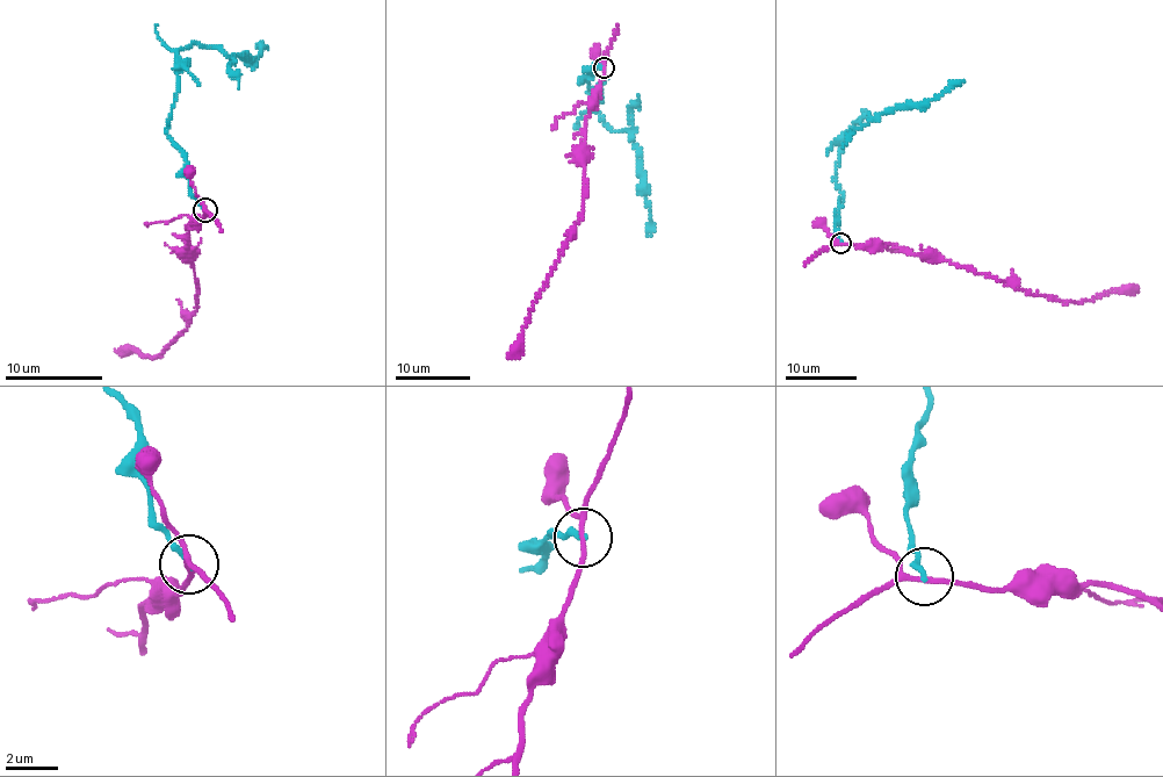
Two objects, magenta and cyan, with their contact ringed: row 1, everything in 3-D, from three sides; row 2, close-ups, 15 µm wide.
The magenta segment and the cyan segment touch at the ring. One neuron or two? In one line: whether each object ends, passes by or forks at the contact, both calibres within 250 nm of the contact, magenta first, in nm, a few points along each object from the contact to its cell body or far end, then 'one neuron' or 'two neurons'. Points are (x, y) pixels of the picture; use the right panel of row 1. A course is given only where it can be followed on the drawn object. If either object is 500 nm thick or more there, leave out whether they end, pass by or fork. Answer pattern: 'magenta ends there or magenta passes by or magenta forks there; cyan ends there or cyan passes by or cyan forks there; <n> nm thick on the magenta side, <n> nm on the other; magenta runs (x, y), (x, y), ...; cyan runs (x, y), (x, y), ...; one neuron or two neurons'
magenta forks there; cyan ends there; 170 nm thick on the magenta side, 200 nm on the other; magenta runs (840, 243), (895, 244), (911, 253), (983, 272), (1023, 290), (1077, 303), (1112, 292), (1131, 293), (1139, 287); cyan runs (840, 243), (835, 173), (844, 135), (868, 113), (880, 117), (927, 105), (963, 81); two neurons

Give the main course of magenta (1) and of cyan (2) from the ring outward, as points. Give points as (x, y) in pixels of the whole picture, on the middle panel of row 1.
1: (602, 67), (584, 137), (584, 204), (576, 232), (541, 292), (519, 344), (507, 359)
2: (602, 67), (579, 81), (605, 123), (628, 132), (638, 153), (651, 215), (647, 235)

